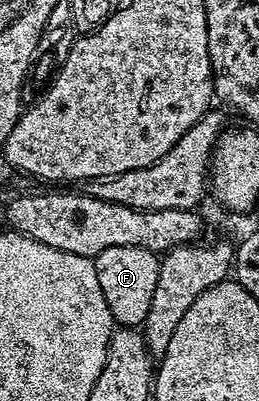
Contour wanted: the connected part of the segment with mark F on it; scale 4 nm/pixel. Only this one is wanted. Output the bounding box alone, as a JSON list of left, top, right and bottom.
[93,246,161,329]

